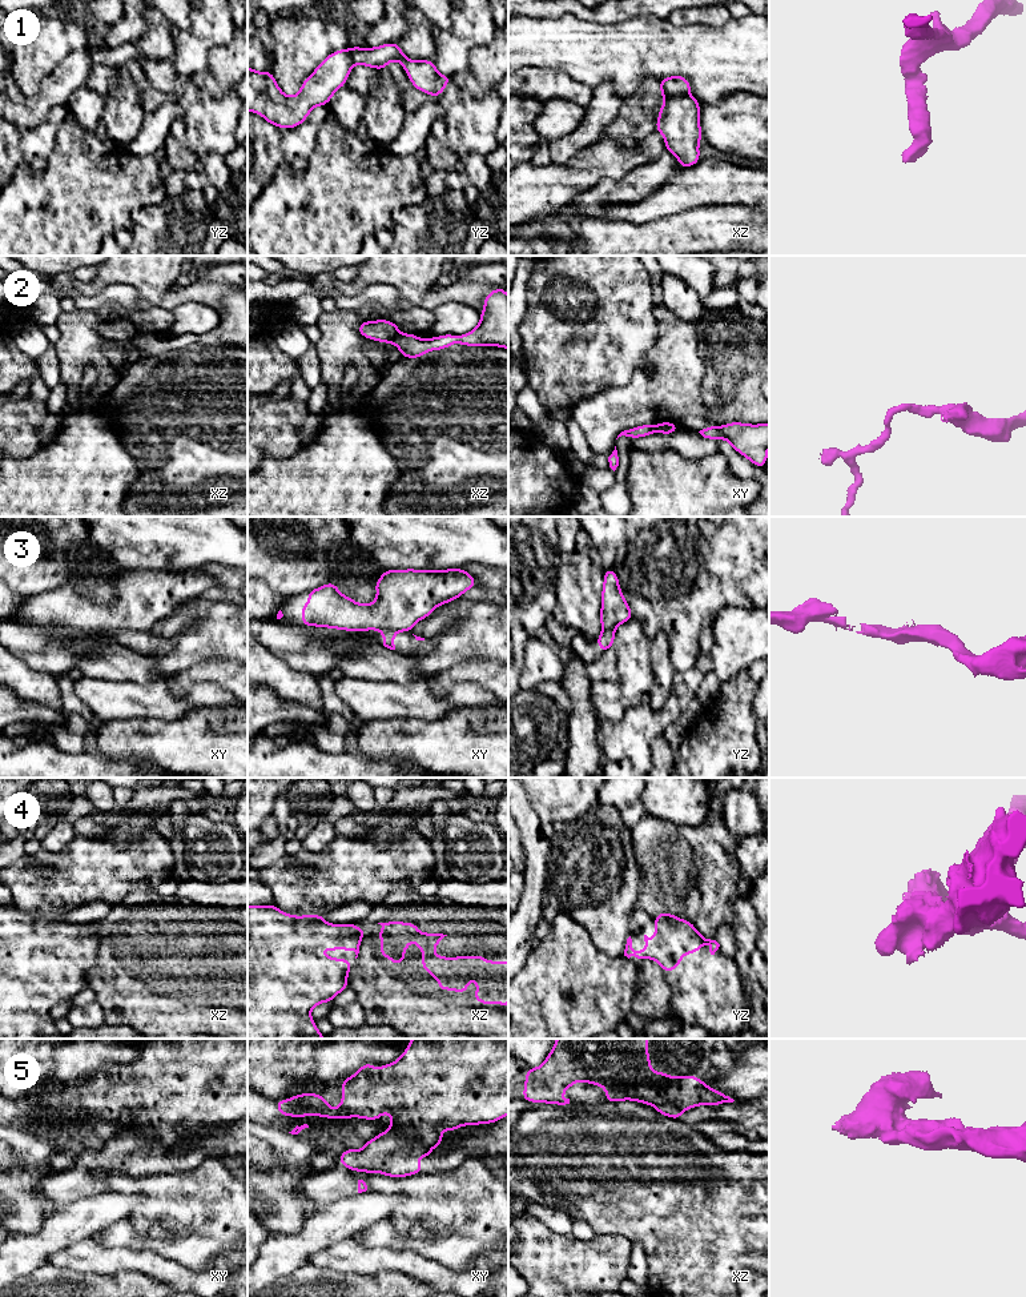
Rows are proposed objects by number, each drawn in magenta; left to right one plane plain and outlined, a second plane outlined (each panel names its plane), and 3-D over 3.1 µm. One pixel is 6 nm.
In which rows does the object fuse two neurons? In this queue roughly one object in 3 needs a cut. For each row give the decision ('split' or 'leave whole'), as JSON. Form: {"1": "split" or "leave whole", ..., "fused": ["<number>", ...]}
{"1": "leave whole", "2": "split", "3": "leave whole", "4": "split", "5": "split", "fused": ["2", "4", "5"]}

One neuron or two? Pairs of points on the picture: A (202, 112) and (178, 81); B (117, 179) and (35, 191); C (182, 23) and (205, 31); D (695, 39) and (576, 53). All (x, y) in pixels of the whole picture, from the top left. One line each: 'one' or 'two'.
A: one
B: one
C: two
D: one

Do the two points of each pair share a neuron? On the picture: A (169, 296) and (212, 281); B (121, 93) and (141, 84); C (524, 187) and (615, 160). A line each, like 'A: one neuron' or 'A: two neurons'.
A: one neuron
B: two neurons
C: one neuron

